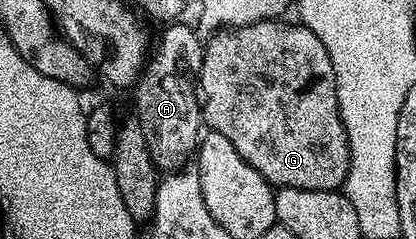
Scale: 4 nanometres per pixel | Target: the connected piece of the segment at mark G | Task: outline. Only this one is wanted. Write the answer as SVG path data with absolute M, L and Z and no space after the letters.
M265 19L256 21L253 25L237 25L221 29L207 38L208 46L204 49L204 58L200 61L200 93L202 98L202 121L211 132L230 139L230 144L258 175L266 178L269 185L282 189L305 189L306 191L333 191L341 188L346 172L348 146L344 140L344 126L340 123L340 112L336 99L336 76L334 67L330 63L330 55L326 55L326 47L322 47L322 39L314 35L314 31L307 29L303 23L287 25L284 19Z

